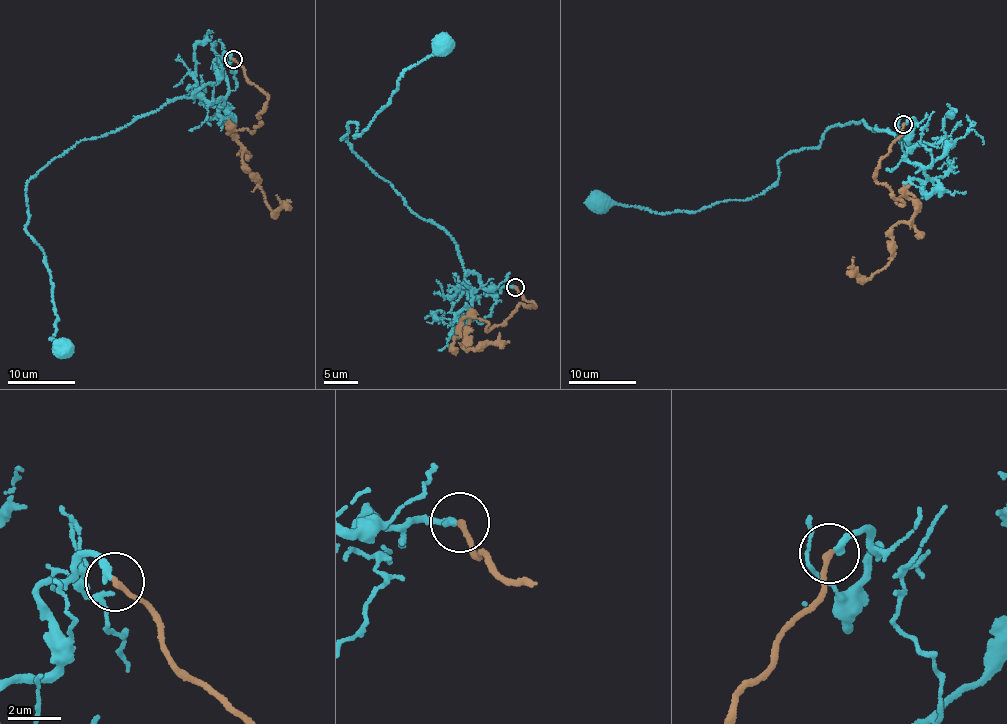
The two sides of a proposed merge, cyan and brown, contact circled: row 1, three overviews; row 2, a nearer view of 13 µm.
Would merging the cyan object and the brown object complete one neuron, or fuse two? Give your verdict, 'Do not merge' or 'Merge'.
Merge

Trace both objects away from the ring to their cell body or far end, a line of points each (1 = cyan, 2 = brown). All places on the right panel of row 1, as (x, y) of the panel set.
1: (904, 123), (916, 124), (907, 142), (863, 120), (832, 126), (751, 198), (655, 212), (584, 202)
2: (903, 124), (874, 178), (914, 211), (893, 227), (889, 263), (865, 279), (852, 257)

